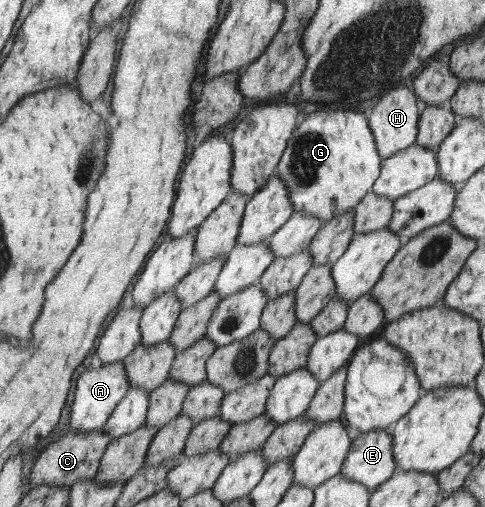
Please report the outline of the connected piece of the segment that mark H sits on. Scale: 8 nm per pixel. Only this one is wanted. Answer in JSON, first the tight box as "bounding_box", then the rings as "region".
{"bounding_box":[368,86,421,159],"region":[[[401,86],[400,88],[392,88],[392,92],[382,96],[381,100],[378,100],[376,108],[373,108],[373,111],[368,114],[380,156],[383,156],[384,159],[392,158],[396,153],[417,144],[419,120],[421,117],[418,99],[419,97],[415,91],[412,92],[408,88]]]}

